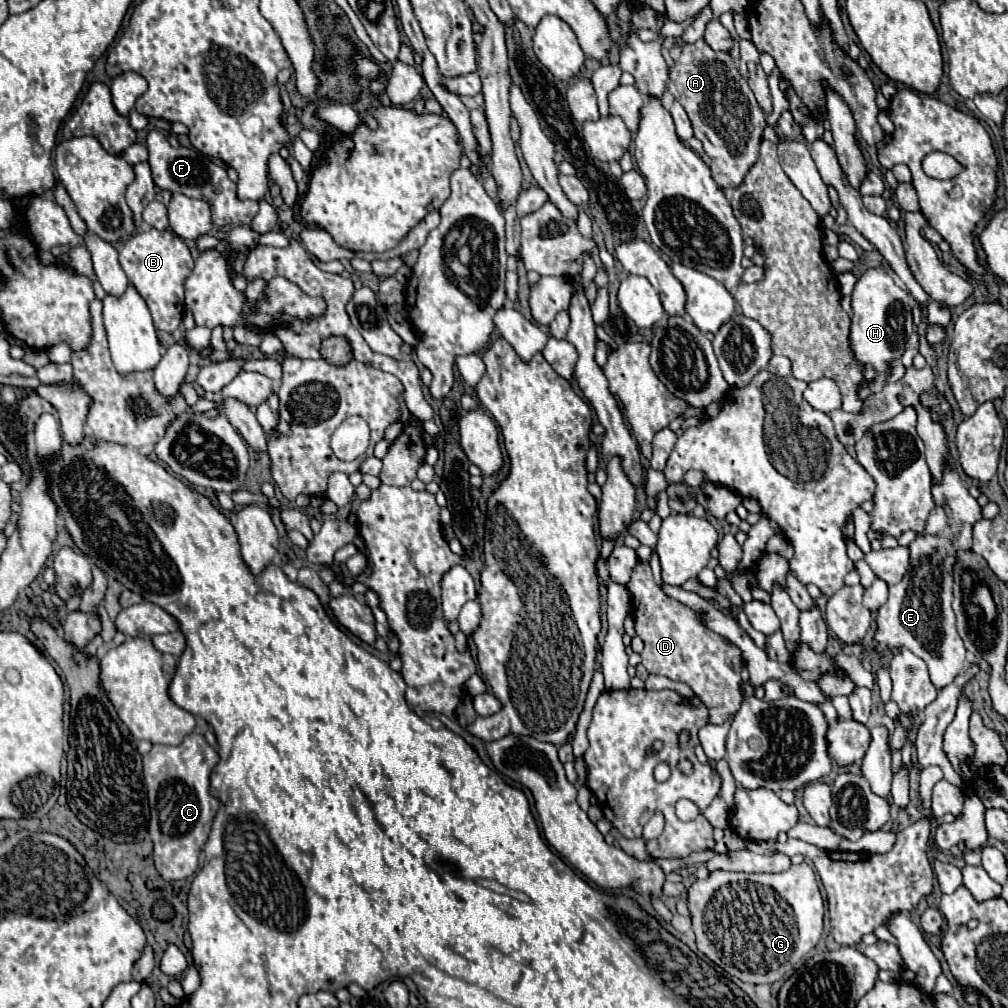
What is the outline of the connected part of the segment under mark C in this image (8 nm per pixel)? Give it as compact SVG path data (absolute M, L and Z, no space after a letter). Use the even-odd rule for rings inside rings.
M191 732L179 746L153 744L143 756L143 776L151 808L149 836L153 842L153 862L163 880L183 880L199 868L199 856L219 810L219 798L211 796L209 780L217 762L217 750L197 732Z

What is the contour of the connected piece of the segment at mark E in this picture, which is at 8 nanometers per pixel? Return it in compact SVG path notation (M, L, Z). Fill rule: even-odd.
M949 456L945 458L941 480L933 478L931 490L935 508L931 510L923 532L919 532L909 544L909 574L905 574L899 584L889 588L889 600L877 612L873 640L877 642L875 650L879 654L907 648L915 656L923 658L933 686L941 690L953 682L967 660L967 650L957 632L955 612L951 608L953 568L949 568L949 546L953 550L971 550L971 528L981 518L981 506L961 484Z

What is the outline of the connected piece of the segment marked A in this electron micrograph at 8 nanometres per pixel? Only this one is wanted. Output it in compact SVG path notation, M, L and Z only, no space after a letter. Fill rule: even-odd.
M701 38L693 44L683 46L681 58L669 70L667 90L685 108L691 124L693 136L701 140L703 150L711 158L711 176L725 192L743 184L747 170L759 158L759 144L765 130L765 114L755 102L747 80L739 74L733 58L723 52L711 50L711 46Z

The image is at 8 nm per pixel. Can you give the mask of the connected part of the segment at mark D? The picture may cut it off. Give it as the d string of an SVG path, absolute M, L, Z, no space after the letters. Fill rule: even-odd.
M639 562L627 584L631 594L631 604L635 610L635 630L643 638L645 648L641 652L643 666L649 674L661 674L677 682L691 686L697 698L709 708L709 722L723 724L739 710L743 702L743 682L741 650L727 638L709 630L699 612L683 606L681 602L669 598L653 580L649 562Z

